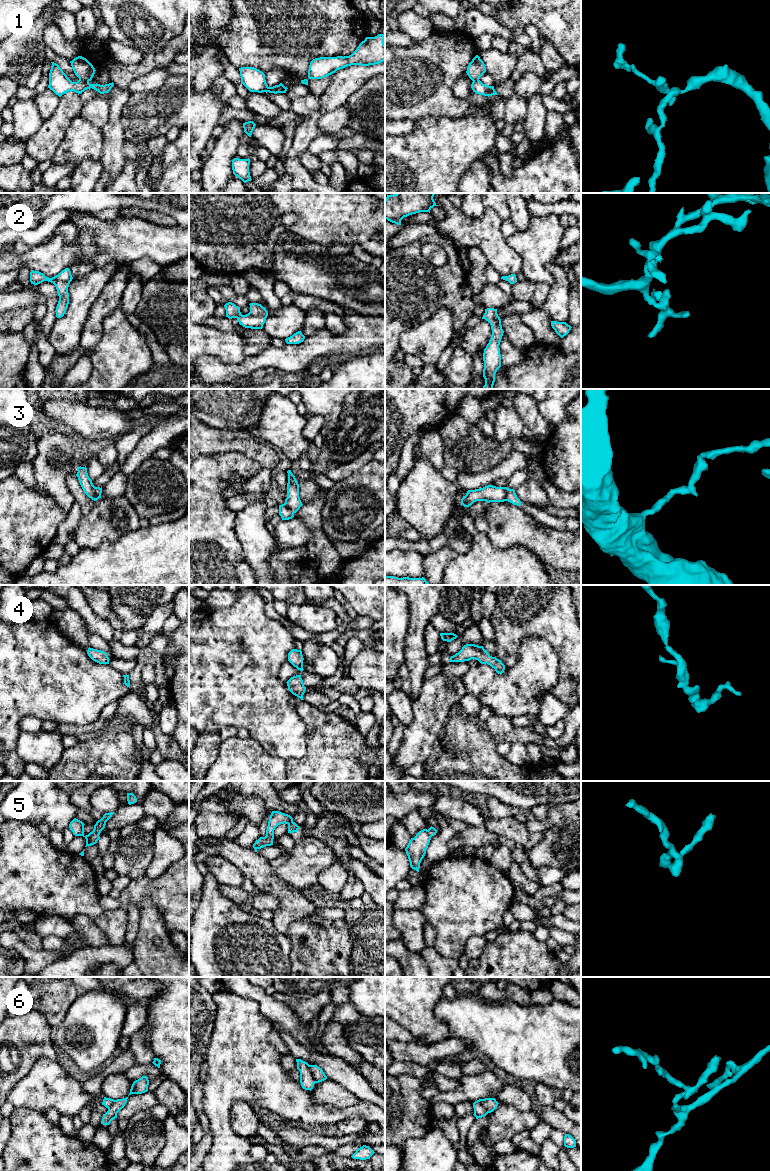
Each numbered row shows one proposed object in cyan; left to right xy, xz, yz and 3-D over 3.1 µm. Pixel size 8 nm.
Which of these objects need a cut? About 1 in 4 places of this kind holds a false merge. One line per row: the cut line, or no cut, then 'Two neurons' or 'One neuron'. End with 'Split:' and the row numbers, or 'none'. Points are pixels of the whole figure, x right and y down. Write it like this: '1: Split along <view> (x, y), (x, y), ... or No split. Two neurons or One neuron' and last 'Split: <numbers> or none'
1: Split along xy (79, 79), (88, 82). Two neurons
2: No split. One neuron
3: Split along yz (507, 488), (505, 500). Two neurons
4: No split. One neuron
5: No split. One neuron
6: Split along xz (309, 1065), (309, 1071), (314, 1083). Two neurons
Split: 1, 3, 6

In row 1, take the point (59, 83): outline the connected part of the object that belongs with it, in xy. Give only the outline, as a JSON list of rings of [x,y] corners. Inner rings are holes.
[[[51,62],[51,70],[49,73],[49,85],[50,88],[56,95],[61,97],[63,94],[74,91],[78,94],[81,94],[87,89],[94,89],[100,94],[109,93],[111,88],[114,86],[114,83],[109,83],[105,85],[100,84],[90,84],[86,81],[78,80],[77,82],[72,82],[63,70],[59,67],[58,64]]]

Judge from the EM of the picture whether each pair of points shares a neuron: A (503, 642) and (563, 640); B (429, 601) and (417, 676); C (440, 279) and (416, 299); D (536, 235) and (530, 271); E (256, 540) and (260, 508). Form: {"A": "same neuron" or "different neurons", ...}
{"A": "same neuron", "B": "same neuron", "C": "same neuron", "D": "same neuron", "E": "same neuron"}

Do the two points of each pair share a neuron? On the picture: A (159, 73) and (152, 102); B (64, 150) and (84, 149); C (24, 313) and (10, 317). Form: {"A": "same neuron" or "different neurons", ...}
{"A": "different neurons", "B": "same neuron", "C": "same neuron"}

